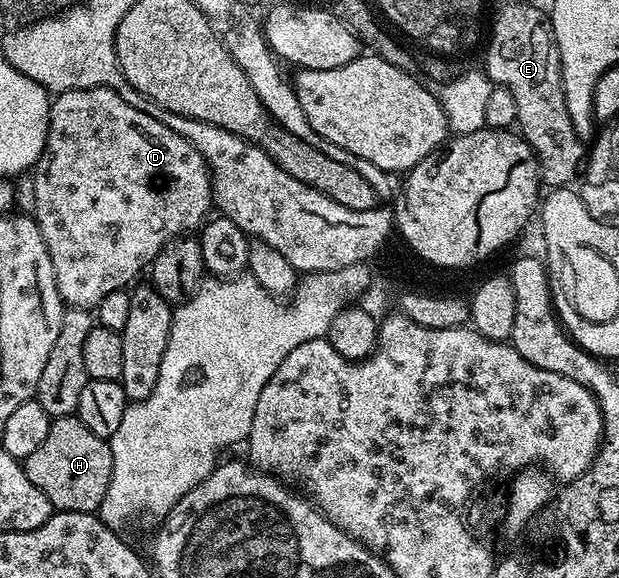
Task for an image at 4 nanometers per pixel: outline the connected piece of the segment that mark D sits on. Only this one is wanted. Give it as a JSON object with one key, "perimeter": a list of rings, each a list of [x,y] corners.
{"perimeter":[[[105,86],[98,88],[86,88],[85,90],[67,90],[56,94],[51,99],[48,107],[48,135],[44,145],[44,154],[36,161],[32,178],[32,202],[36,205],[34,217],[38,228],[42,232],[42,240],[46,240],[46,248],[50,252],[50,260],[54,264],[54,276],[58,280],[58,292],[62,300],[69,307],[91,311],[99,306],[110,292],[123,290],[129,284],[135,283],[140,273],[151,267],[153,260],[162,252],[162,248],[172,238],[181,237],[185,232],[196,232],[200,225],[205,225],[204,217],[214,206],[212,197],[212,171],[208,169],[206,160],[199,154],[185,138],[178,136],[166,124],[154,120],[146,112],[142,112],[137,106],[131,106],[126,99],[118,96],[116,90]]]}

